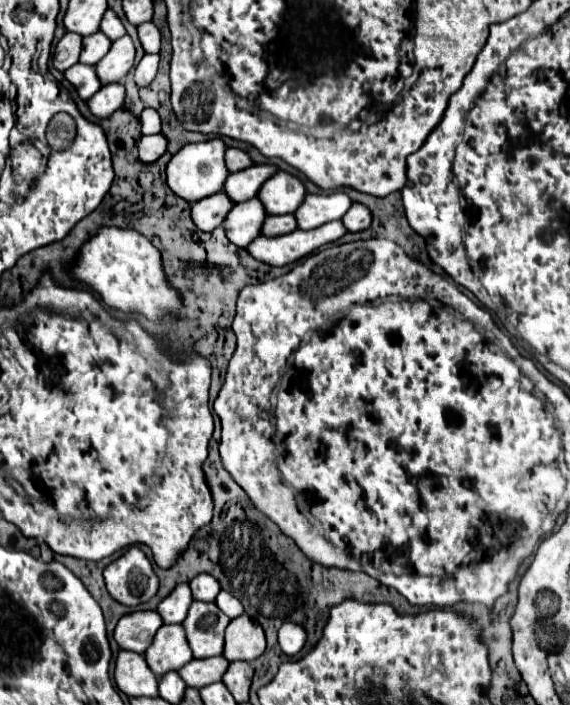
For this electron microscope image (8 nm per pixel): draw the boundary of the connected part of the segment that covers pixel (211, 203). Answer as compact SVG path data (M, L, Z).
M219 191L217 195L209 195L197 203L193 203L191 207L191 215L193 215L193 223L201 229L201 231L213 231L215 227L219 227L227 213L233 209L233 201L227 197L225 191Z

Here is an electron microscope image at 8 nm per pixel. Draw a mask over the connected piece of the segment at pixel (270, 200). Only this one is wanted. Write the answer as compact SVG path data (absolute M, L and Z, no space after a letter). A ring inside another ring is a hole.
M277 171L273 177L267 179L267 183L257 193L261 203L265 205L267 215L295 213L295 209L303 203L305 195L307 189L303 181L287 171Z

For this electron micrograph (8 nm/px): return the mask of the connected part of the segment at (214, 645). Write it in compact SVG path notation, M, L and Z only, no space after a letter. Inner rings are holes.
M193 601L189 615L183 621L193 657L205 659L213 655L223 655L225 629L229 621L231 619L215 603Z

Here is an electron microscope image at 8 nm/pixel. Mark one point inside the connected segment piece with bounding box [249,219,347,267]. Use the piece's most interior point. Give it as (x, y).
(284, 249)

